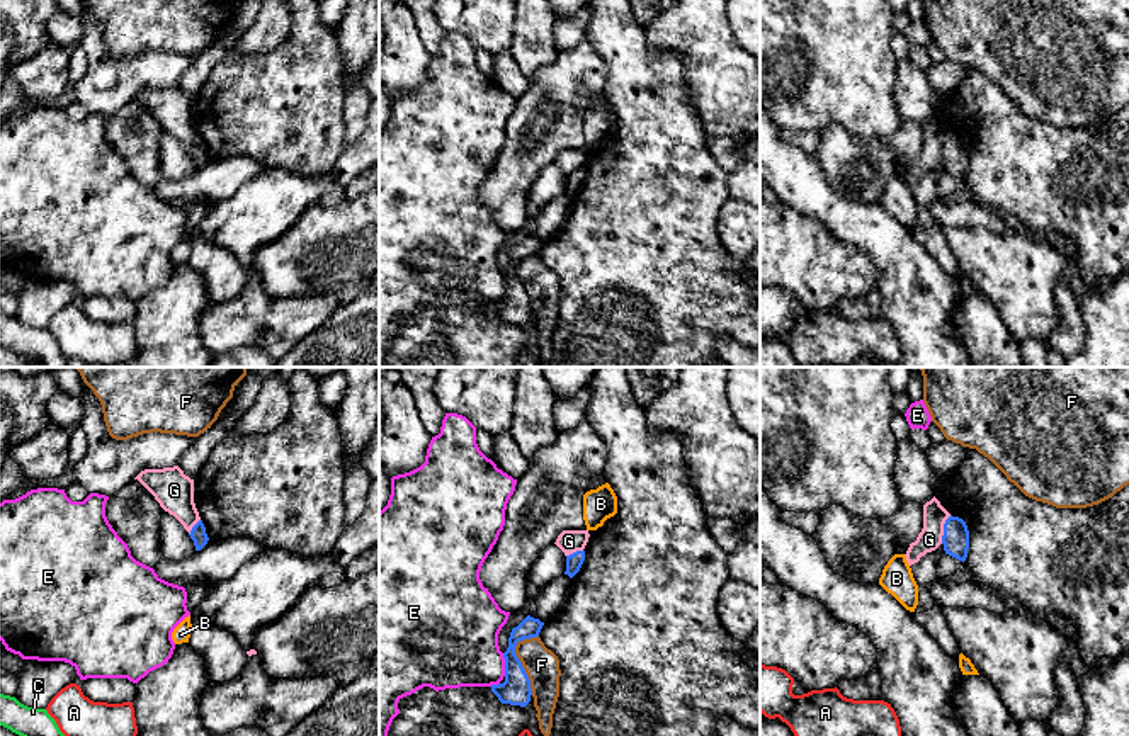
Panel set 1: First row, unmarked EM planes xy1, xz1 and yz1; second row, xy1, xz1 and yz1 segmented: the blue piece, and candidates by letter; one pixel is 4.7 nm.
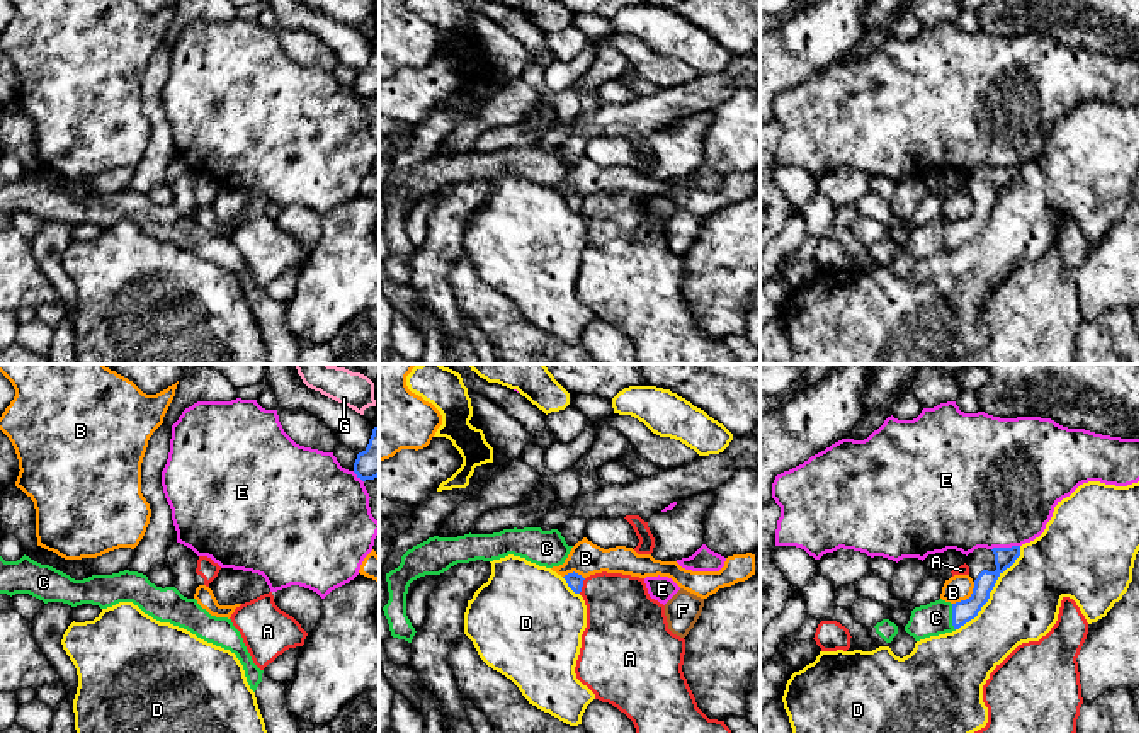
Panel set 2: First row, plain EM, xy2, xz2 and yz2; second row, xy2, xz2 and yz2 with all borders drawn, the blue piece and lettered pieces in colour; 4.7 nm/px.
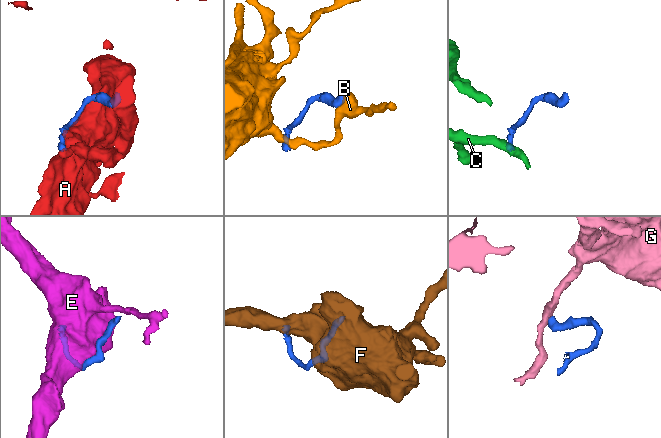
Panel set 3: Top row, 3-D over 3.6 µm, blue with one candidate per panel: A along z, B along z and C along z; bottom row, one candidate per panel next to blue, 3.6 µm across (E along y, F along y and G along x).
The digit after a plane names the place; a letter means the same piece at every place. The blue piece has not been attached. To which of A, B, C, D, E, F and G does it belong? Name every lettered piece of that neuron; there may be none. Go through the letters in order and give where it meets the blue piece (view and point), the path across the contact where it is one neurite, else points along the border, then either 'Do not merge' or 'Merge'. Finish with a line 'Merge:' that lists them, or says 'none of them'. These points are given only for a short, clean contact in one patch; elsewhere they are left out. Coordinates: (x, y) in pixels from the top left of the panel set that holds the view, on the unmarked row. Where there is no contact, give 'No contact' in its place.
A: Touches blue at xz2 (582, 204). Do not merge
B: Touches blue at yz2 (970, 216). Boundary: yz2 (975, 201), (973, 211), (953, 223). Do not merge
C: Touches blue at yz2 (953, 237). Path across: yz2 (965, 230), (953, 237), (936, 237). Merge
D: Touches blue at yz2 (992, 208). Do not merge
E: Touches blue at yz2 (1005, 167). Do not merge
F: Touches blue at xz1 (517, 277). Boundary: xz1 (538, 254), (521, 259), (516, 266), (516, 276), (533, 313). Do not merge
G: Touches blue at yz1 (944, 148). Boundary: yz1 (951, 135), (944, 143), (941, 162). Do not merge
Merge: C

